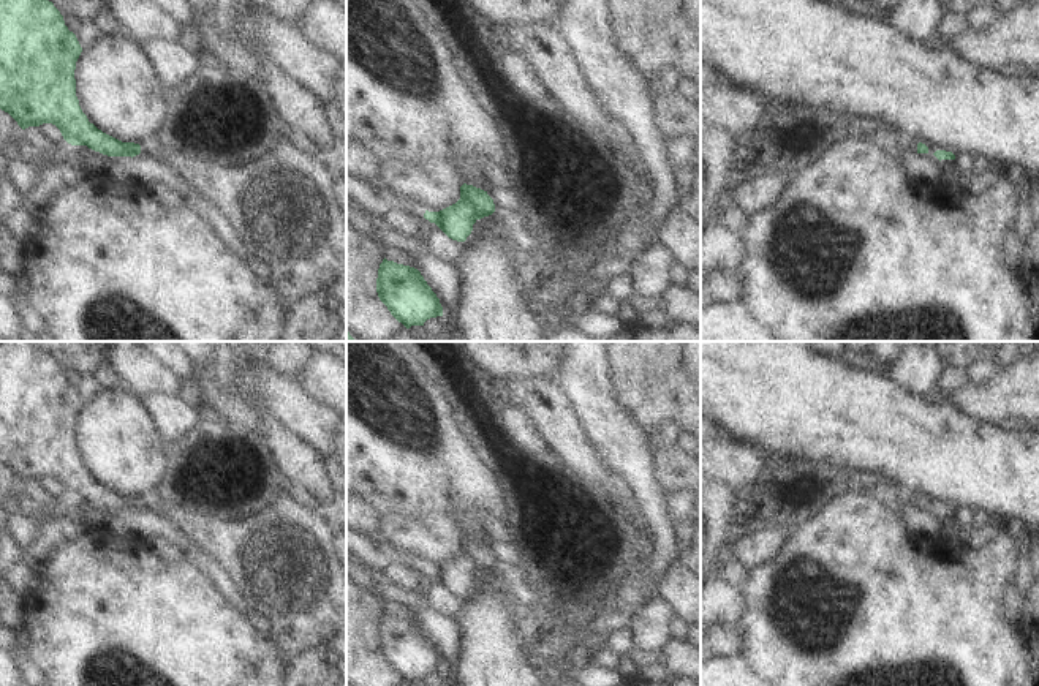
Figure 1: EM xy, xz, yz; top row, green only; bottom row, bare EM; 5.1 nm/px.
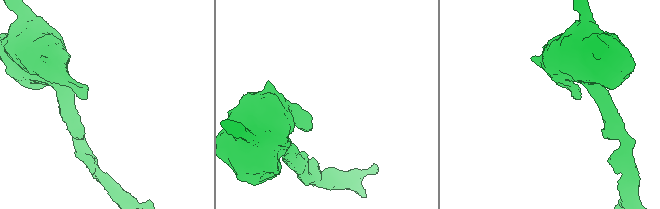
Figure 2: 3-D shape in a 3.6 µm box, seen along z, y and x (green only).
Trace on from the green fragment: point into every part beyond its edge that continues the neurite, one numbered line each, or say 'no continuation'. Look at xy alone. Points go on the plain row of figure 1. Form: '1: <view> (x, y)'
no continuation

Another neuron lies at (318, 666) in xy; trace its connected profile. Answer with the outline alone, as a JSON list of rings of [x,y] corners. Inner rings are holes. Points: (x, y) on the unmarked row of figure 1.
[[[319,646],[286,658],[281,686],[334,686],[342,678],[346,661]]]

